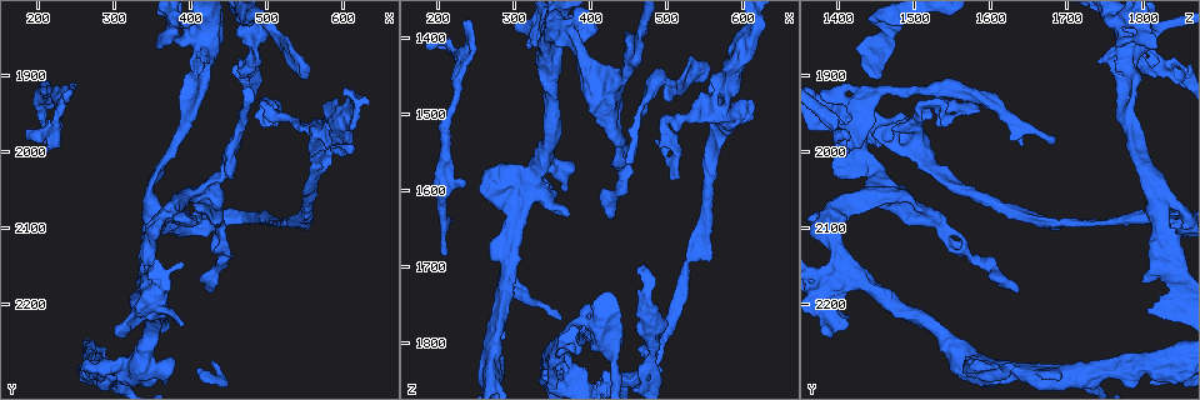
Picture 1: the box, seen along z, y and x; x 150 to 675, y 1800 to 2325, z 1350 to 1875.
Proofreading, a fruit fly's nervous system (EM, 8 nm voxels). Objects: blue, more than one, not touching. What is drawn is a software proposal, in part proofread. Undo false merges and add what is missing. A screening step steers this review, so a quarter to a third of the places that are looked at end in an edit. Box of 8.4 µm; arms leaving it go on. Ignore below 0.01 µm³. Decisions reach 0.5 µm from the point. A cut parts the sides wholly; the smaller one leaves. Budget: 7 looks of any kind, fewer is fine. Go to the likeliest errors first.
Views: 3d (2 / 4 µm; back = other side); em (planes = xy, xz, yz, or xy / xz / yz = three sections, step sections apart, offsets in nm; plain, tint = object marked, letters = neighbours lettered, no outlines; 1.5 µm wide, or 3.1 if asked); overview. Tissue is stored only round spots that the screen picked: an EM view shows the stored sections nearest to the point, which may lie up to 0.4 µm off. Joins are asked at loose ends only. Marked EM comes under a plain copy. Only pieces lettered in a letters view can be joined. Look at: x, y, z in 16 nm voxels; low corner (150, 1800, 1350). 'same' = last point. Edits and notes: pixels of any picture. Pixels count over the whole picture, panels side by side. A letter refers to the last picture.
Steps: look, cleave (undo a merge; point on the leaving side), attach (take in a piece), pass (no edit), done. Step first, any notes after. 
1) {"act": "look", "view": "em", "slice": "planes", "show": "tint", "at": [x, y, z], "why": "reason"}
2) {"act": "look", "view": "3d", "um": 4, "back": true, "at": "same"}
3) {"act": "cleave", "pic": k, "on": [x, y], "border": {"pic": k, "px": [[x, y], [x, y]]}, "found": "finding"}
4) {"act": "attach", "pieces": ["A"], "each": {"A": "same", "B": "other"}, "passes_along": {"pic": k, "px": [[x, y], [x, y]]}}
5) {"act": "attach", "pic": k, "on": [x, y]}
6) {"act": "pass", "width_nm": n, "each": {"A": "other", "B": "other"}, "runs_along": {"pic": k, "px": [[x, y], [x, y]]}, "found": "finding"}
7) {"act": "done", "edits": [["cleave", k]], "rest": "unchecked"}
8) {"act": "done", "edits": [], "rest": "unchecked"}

{"act": "look", "view": "3d", "um": 2, "at": [510, 1840, 1460]}

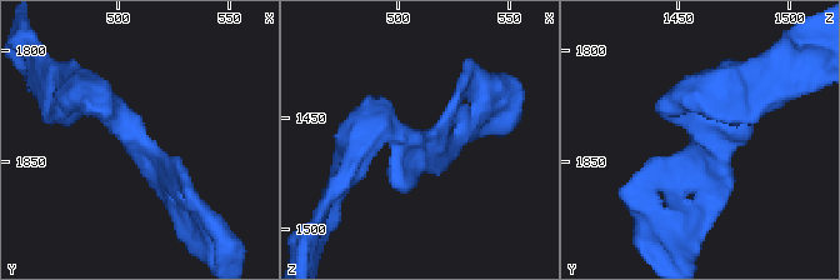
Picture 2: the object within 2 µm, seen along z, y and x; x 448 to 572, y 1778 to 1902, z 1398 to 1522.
{"act": "look", "view": "em", "slice": "xy", "step": 8, "show": "tint", "at": [511, 1842, 1462], "why": "now the EM"}

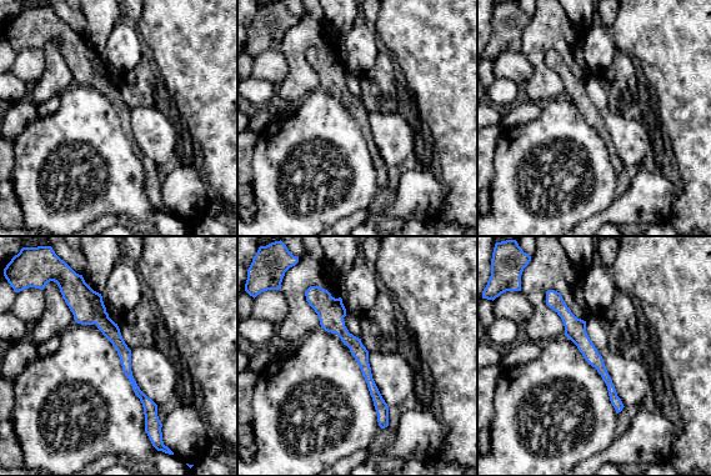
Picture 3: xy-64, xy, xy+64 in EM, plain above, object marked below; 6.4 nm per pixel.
{"act": "look", "view": "em", "slice": "planes", "show": "letters", "at": "same"}

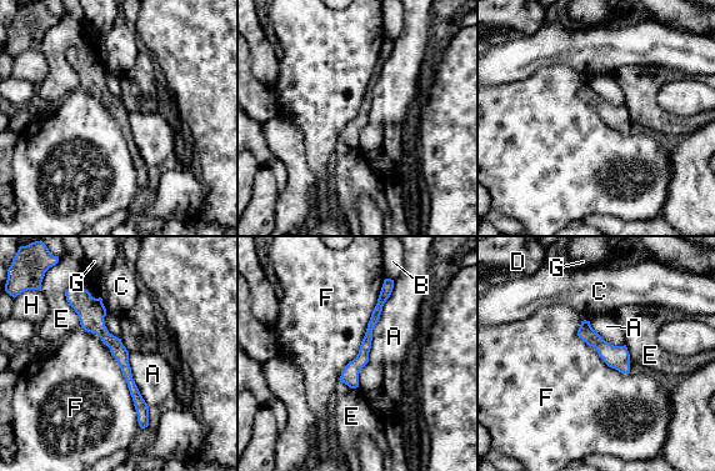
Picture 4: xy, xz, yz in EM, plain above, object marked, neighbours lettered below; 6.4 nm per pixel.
{"act": "pass", "width_nm": 100, "longest_contact_nm": ["F", 650], "each": {"A": "other", "B": "other", "C": "other", "D": "other", "E": "other", "F": "other", "G": "other", "H": "other"}, "found": "all the same cell"}

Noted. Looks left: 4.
{"act": "look", "view": "em", "slice": "xy", "step": 8, "show": "tint", "at": [405, 2090, 1395], "why": "free end"}

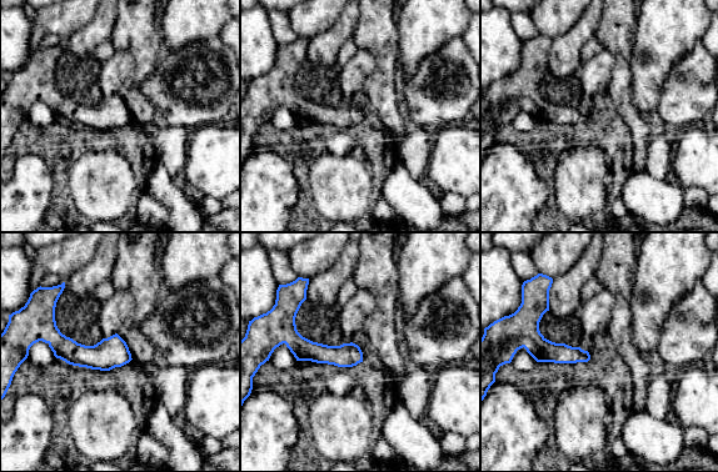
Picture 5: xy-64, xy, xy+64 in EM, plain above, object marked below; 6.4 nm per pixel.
{"act": "look", "view": "em", "slice": "planes", "show": "letters", "at": "same"}

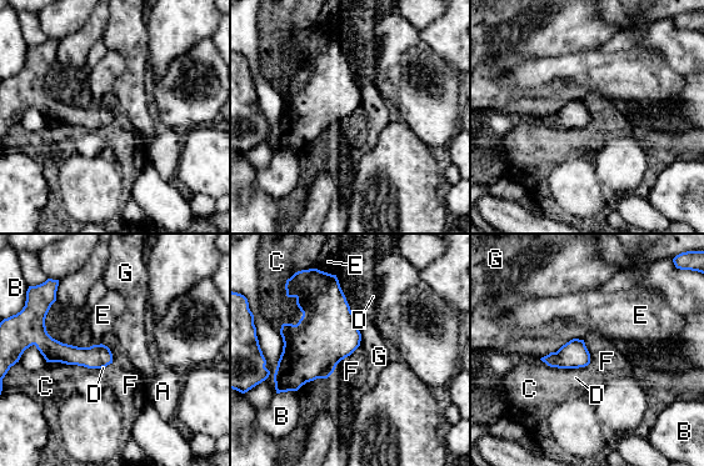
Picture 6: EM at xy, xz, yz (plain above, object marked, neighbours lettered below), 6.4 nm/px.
{"act": "pass", "each": {"A": "other", "B": "other", "C": "other", "D": "other", "E": "other", "F": "other", "G": "other"}, "runs_along": {"pic": 6, "px": [[36, 340], [54, 351], [109, 360]]}, "found": "none of them fits"}

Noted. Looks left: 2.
{"act": "look", "view": "em", "slice": "planes", "show": "tint", "at": [205, 1960, 1635], "why": "sudden change in width"}

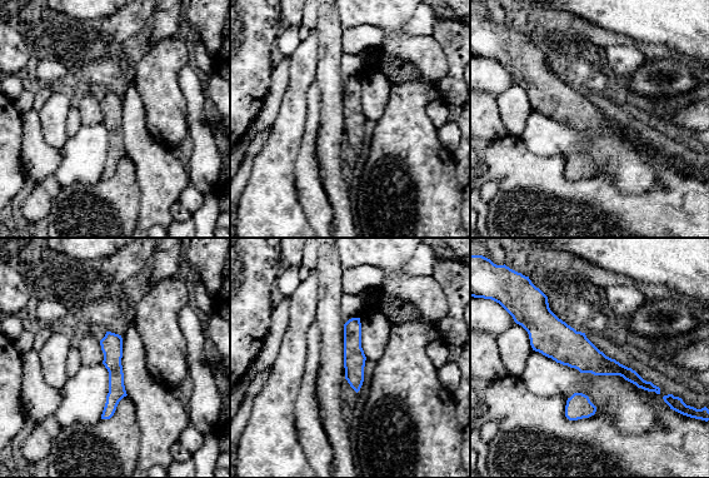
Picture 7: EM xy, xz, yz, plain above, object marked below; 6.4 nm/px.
{"act": "look", "view": "em", "slice": "planes", "show": "letters", "at": "same", "why": "what lies round it"}

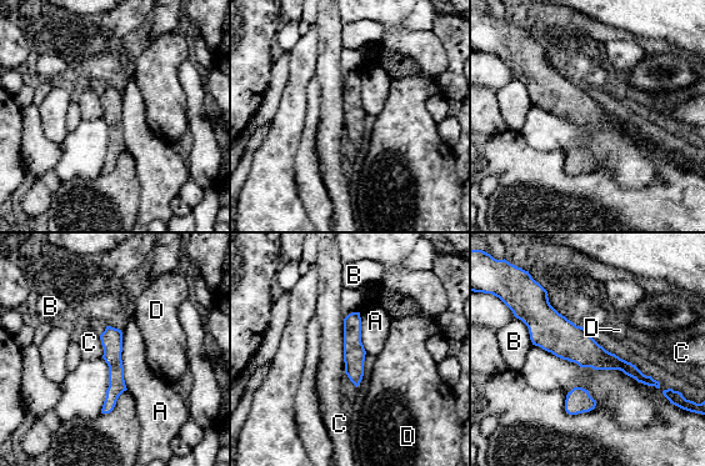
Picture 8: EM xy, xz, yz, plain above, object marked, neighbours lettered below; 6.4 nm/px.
{"act": "pass", "longest_contact_nm": ["A", 360], "each": {"A": "other", "B": "other", "C": "other", "D": "other"}, "found": "all the same cell"}

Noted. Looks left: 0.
{"act": "done", "edits": [], "rest": "unchecked"}

